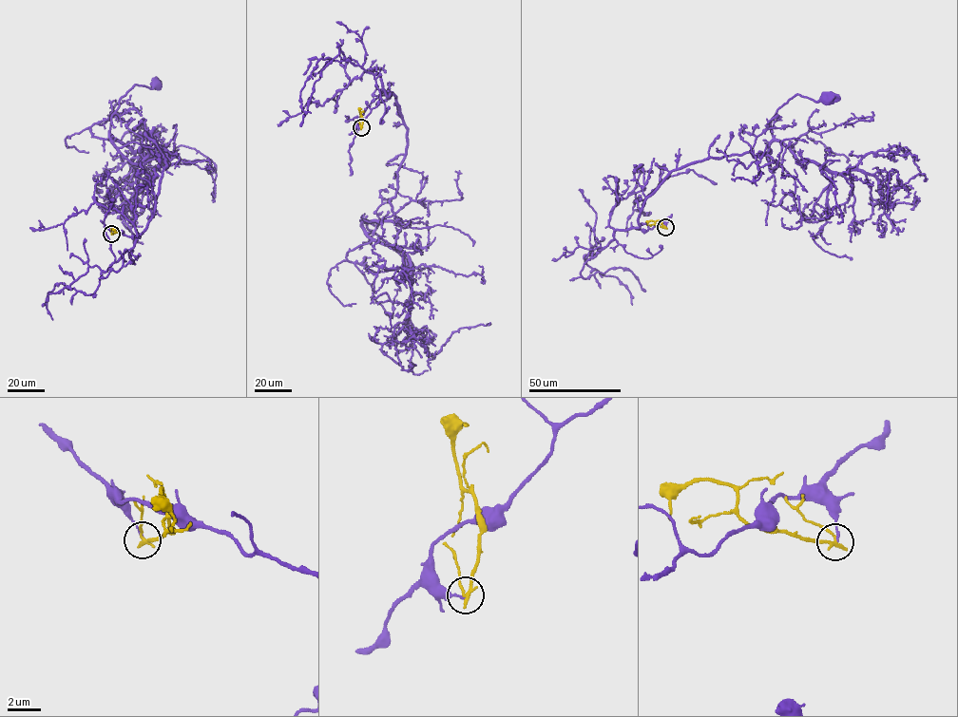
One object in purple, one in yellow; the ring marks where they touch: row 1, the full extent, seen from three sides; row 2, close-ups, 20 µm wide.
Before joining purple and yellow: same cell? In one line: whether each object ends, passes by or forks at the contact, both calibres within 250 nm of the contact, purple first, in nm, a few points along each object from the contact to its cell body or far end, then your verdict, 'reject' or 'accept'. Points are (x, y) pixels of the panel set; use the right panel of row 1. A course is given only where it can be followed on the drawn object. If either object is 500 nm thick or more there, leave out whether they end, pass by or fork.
purple ends; yellow passes by; calibres 120 and 200 nm; course purple (666, 228), (631, 228), (670, 173), (750, 151), (769, 156), (772, 170), (776, 110), (796, 94), (826, 97); course yellow (665, 228), (656, 226), (651, 220), (647, 225); accept

